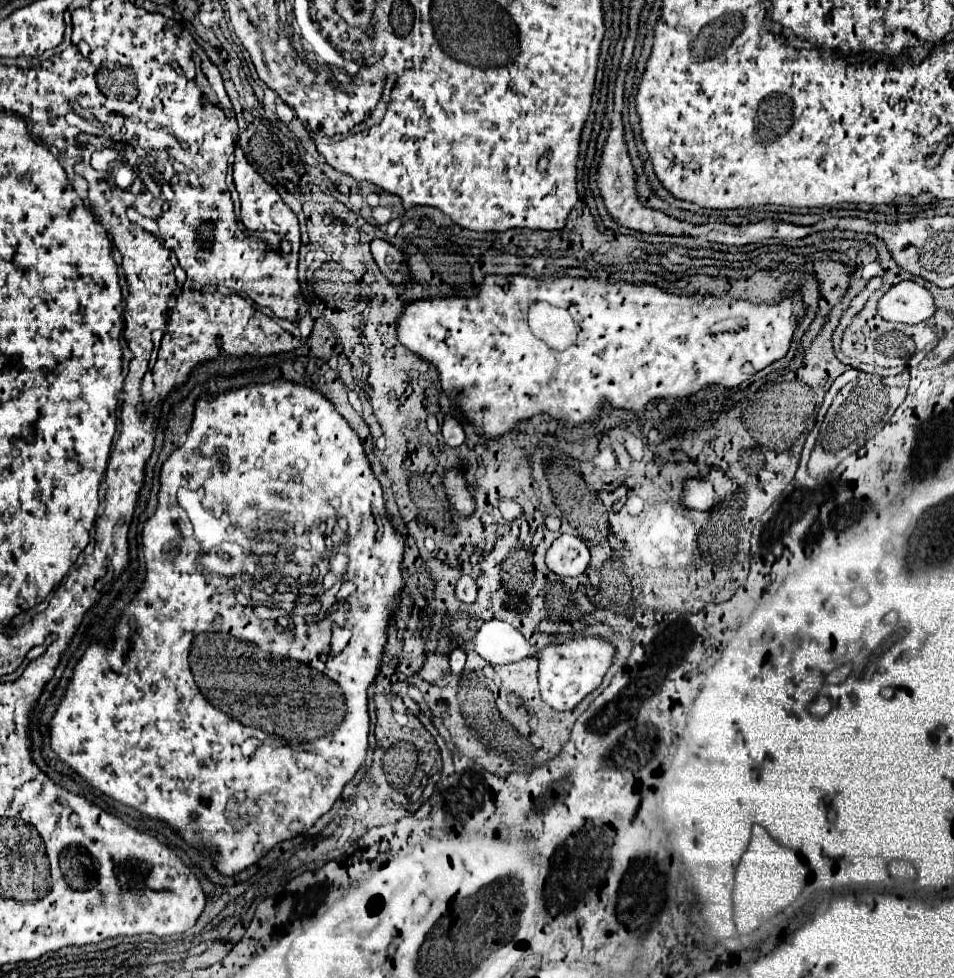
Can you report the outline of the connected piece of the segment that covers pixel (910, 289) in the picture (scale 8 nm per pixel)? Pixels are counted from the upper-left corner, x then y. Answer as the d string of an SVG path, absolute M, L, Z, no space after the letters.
M913 280L901 282L887 290L877 302L877 312L883 320L919 324L935 314L933 296Z

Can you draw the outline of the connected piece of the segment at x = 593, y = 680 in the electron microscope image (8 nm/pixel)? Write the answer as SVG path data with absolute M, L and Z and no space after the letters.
M587 636L579 640L569 640L565 644L549 644L541 650L531 648L529 656L539 660L539 690L543 702L555 710L573 710L587 694L591 694L603 682L609 666L615 660L615 646L599 636Z

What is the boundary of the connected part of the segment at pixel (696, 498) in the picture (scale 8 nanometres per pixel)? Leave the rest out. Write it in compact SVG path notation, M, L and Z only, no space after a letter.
M687 478L683 482L681 504L685 508L709 510L713 506L713 500L715 500L715 492L713 492L711 482L707 482L703 478Z

